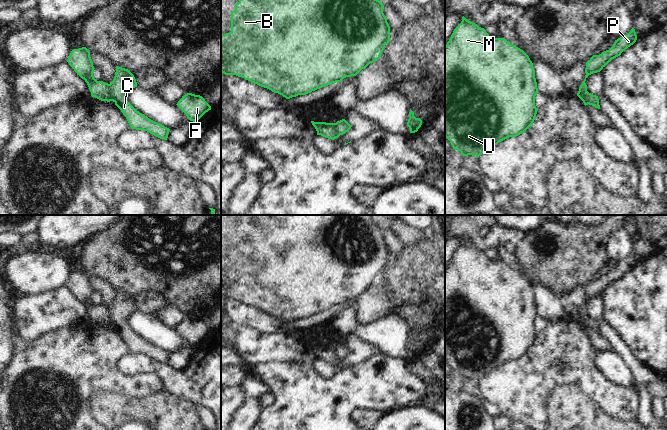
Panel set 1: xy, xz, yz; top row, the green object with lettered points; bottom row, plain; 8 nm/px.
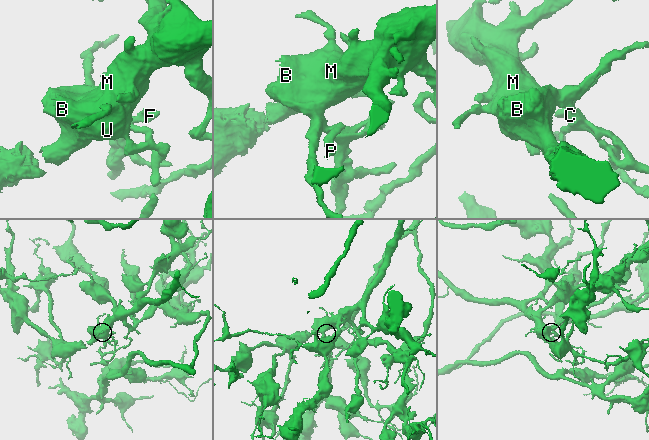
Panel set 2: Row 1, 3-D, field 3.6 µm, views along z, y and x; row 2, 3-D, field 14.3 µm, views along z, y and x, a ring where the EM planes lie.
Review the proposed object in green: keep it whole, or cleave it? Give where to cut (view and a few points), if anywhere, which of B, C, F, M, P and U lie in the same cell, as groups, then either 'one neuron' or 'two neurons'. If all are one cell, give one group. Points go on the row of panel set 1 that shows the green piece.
xy (108, 84), (112, 100) | B F M U / C P | two neurons

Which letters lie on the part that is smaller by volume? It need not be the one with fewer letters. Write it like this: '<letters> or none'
C, P

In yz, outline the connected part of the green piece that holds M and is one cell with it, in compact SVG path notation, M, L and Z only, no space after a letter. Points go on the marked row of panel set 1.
M463 16L461 23L454 29L449 41L445 45L445 137L450 141L453 149L460 151L463 156L472 155L479 157L499 142L524 133L533 125L538 111L535 106L535 96L537 93L535 70L529 56L505 38L490 37L484 28L479 27Z

